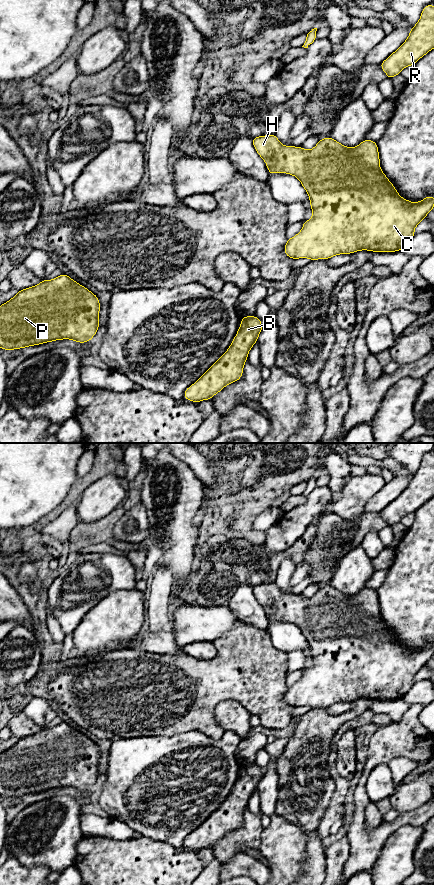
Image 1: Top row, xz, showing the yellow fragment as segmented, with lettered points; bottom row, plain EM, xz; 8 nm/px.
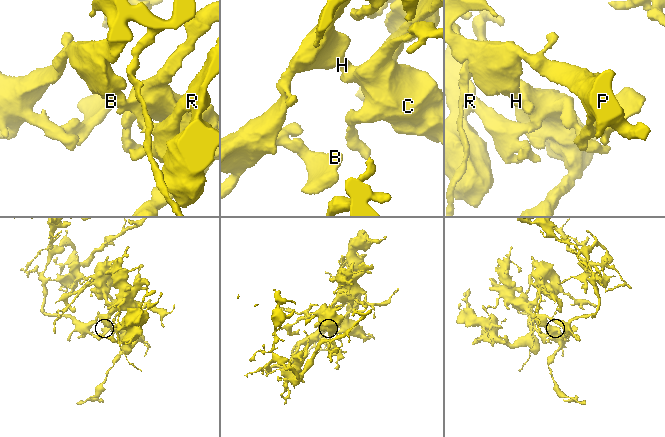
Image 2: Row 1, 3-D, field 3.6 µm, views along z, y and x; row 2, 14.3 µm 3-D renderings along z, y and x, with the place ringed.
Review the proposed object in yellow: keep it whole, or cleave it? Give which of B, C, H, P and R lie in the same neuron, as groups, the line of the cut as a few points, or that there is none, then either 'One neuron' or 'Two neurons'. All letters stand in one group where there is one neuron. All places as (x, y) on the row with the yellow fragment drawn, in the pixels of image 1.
Groups: B C H P R. No split. One neuron

